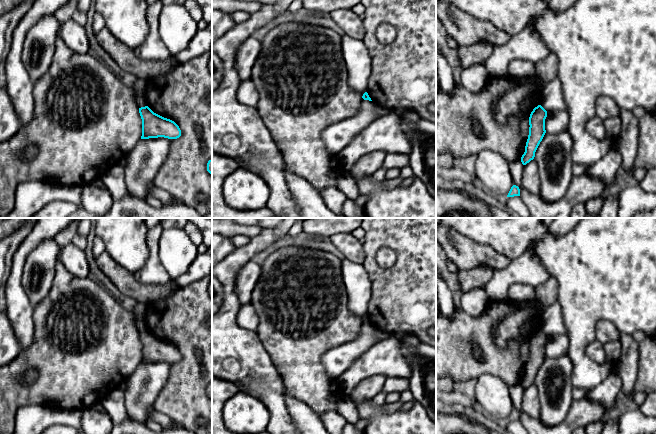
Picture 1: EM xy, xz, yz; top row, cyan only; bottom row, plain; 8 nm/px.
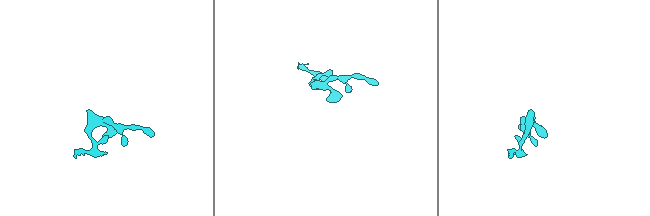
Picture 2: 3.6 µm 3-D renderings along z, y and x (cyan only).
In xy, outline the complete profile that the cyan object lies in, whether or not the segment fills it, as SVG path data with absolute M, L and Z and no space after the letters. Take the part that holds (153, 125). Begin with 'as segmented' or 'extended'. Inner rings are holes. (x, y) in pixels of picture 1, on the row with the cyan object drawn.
as segmented; M148 106L139 108L139 113L142 119L141 139L177 139L181 136L181 130L174 121L154 113Z

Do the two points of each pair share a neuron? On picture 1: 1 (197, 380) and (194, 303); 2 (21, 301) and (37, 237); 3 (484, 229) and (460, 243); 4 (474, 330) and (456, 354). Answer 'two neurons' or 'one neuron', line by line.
1: one neuron
2: one neuron
3: two neurons
4: one neuron

